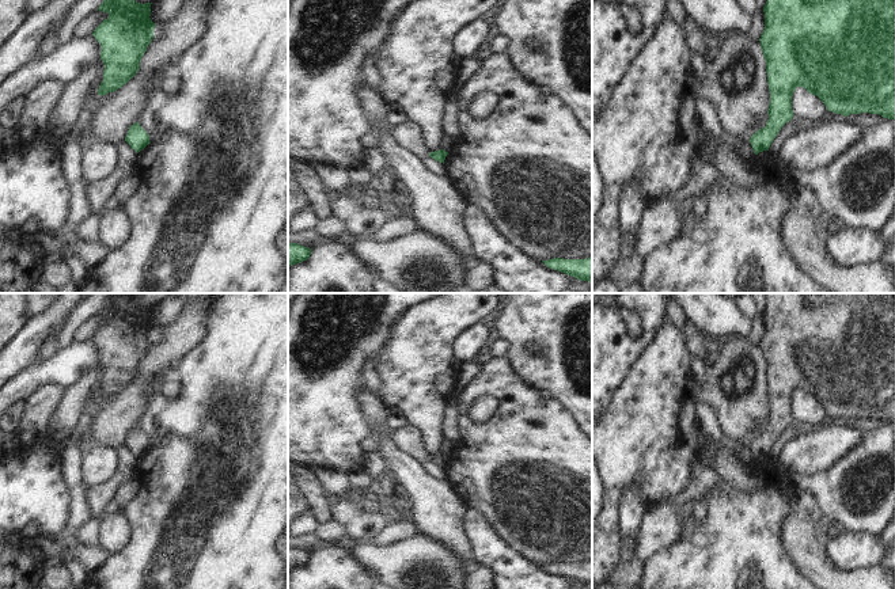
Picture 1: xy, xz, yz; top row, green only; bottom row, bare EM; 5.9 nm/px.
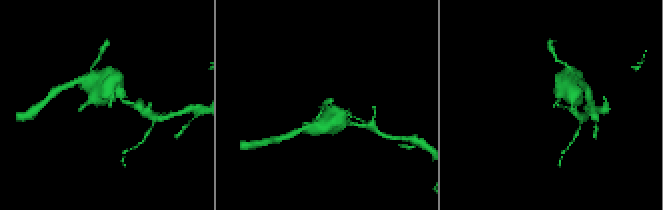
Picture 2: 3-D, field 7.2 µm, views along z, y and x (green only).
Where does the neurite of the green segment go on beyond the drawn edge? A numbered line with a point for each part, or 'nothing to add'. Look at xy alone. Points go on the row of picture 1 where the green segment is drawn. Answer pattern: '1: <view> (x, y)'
nothing to add.

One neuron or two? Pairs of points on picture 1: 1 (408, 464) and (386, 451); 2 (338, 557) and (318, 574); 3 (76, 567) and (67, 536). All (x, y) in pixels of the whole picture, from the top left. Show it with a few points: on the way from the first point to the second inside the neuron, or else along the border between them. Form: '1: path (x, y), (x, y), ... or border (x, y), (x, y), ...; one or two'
1: path (402, 464), (391, 453); one
2: path (333, 562), (323, 572); one
3: path (69, 559), (69, 544); one

